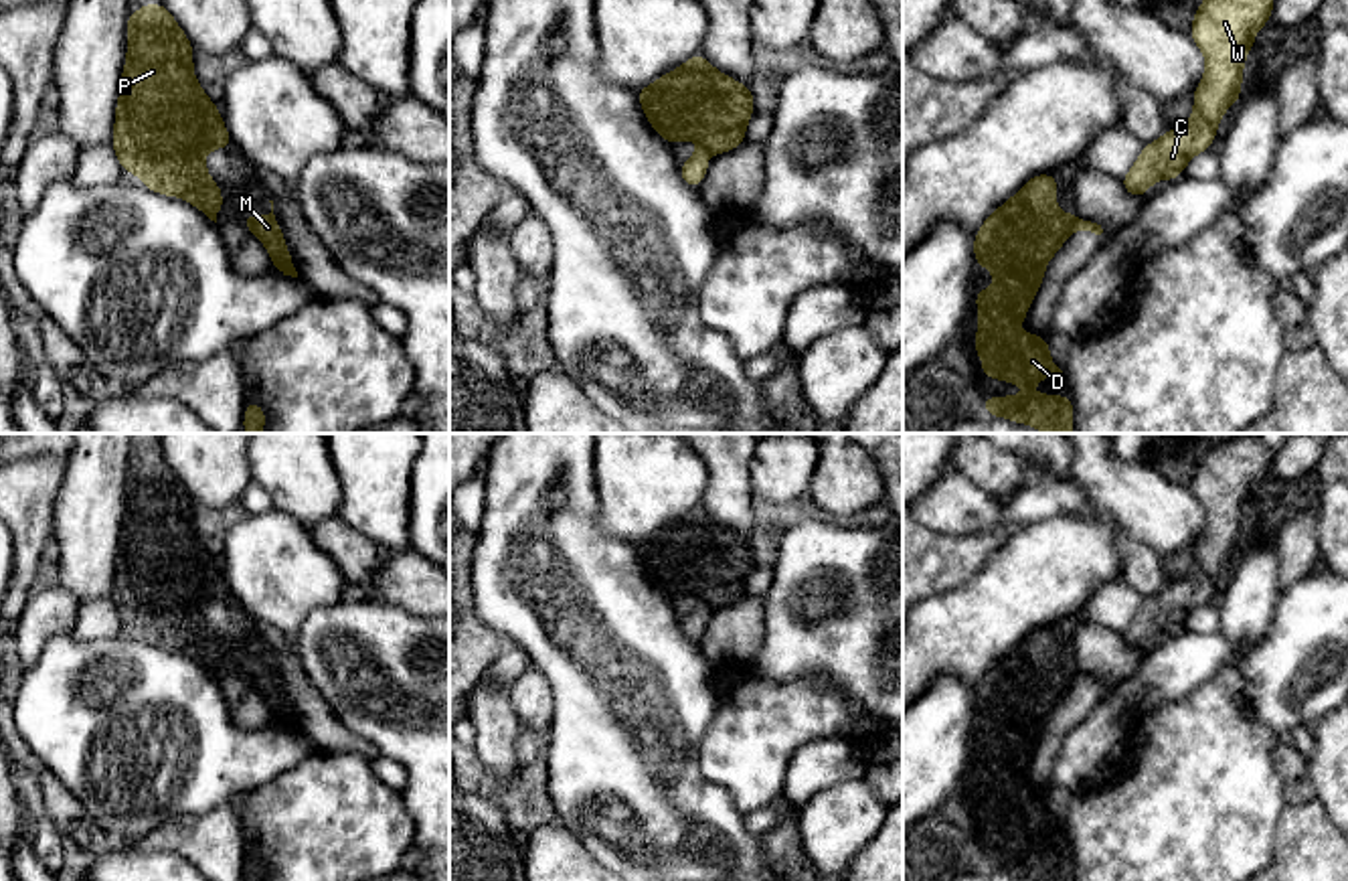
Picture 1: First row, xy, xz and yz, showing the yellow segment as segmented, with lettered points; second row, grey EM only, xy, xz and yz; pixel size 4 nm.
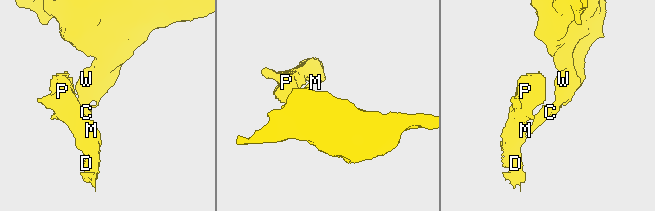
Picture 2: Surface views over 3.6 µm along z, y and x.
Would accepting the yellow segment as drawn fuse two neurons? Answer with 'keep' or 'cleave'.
cleave

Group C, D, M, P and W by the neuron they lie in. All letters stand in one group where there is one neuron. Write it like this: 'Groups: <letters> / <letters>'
Groups: C W / D M P

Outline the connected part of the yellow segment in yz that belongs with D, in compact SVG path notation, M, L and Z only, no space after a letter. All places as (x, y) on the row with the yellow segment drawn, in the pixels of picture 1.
M1036 174L976 233L976 263L992 269L996 279L992 290L974 294L982 314L976 326L982 377L1028 389L1048 373L1063 373L1048 354L1048 334L1038 338L1012 330L1024 322L1048 259L1071 233L1075 215L1059 213L1055 205L1057 174Z

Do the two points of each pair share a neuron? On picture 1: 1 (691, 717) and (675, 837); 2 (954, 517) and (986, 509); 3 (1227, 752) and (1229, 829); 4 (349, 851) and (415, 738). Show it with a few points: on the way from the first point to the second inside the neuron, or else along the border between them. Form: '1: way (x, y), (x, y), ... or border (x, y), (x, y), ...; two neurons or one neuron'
1: way (660, 744), (650, 754), (650, 807); one neuron
2: way (962, 511), (978, 511); one neuron
3: way (1227, 770), (1227, 811); one neuron
4: border (399, 792), (413, 821), (415, 837); two neurons

